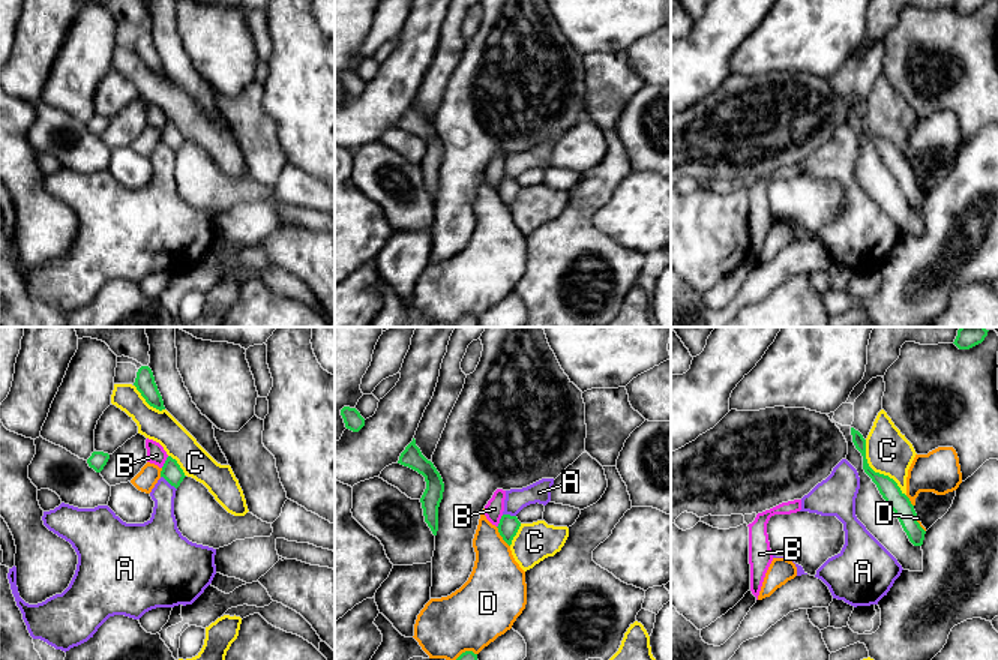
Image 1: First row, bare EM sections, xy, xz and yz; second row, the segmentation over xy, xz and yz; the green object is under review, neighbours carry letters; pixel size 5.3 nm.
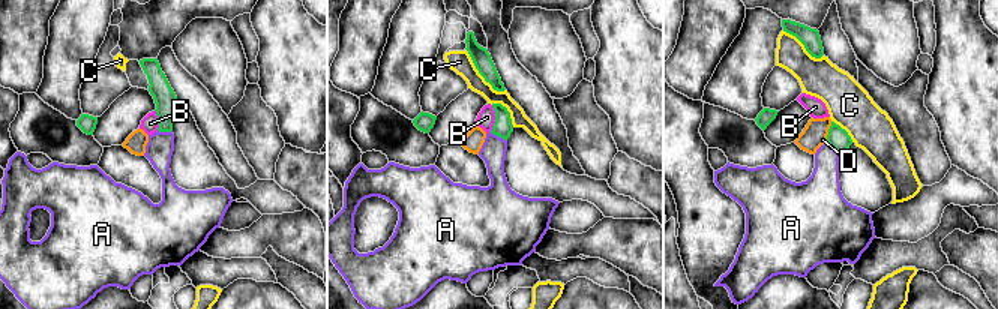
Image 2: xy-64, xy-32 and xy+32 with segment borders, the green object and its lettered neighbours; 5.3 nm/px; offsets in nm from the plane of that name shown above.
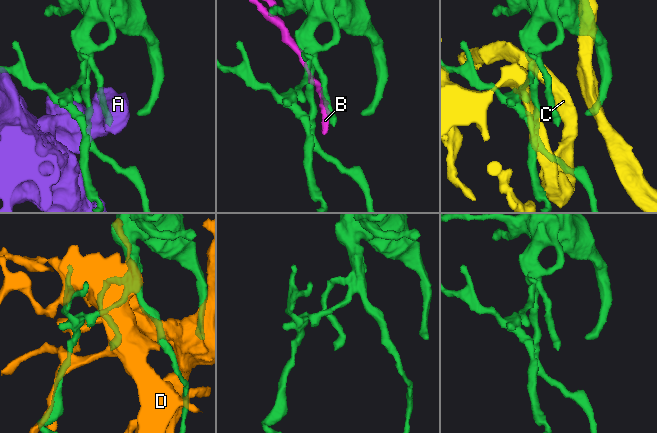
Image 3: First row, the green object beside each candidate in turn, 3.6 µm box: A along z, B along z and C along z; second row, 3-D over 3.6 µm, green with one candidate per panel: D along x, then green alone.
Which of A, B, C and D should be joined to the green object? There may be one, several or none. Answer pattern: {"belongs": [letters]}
{"belongs": []}

